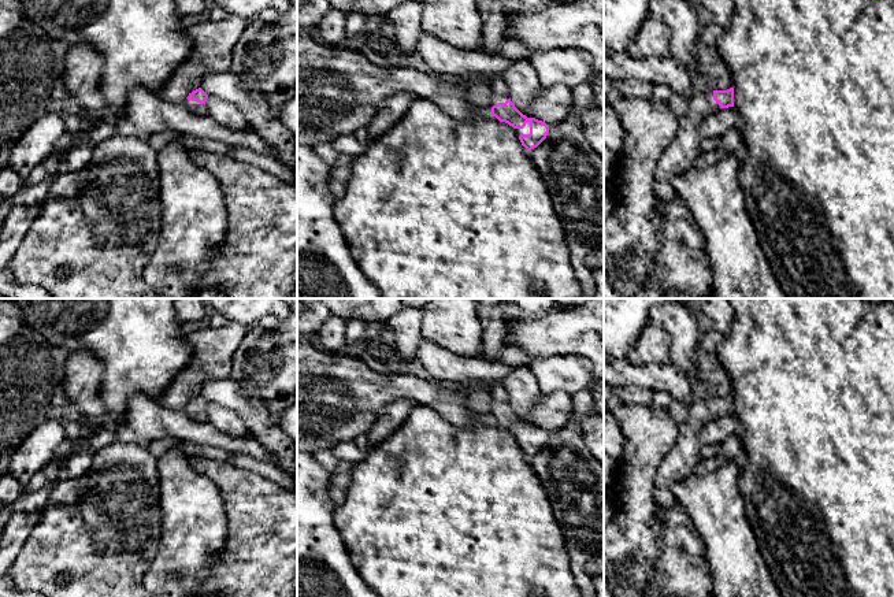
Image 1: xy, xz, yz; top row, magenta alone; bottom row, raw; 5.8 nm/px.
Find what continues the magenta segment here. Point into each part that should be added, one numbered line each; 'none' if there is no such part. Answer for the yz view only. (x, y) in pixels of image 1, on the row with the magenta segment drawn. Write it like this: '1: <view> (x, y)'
1: yz (679, 155)

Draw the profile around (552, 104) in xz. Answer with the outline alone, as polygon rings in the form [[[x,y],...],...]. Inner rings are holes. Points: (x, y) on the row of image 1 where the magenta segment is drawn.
[[[542,86],[533,99],[530,111],[535,119],[554,125],[567,119],[572,104],[572,89],[570,86]]]

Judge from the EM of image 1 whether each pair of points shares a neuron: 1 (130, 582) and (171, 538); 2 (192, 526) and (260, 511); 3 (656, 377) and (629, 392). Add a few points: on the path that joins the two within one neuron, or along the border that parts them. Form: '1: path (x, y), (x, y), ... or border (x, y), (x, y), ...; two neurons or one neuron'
1: border (162, 526), (159, 549), (141, 582); two neurons
2: border (218, 488), (226, 516), (226, 545), (223, 551); two neurons
3: border (618, 386), (641, 385), (653, 392); two neurons

